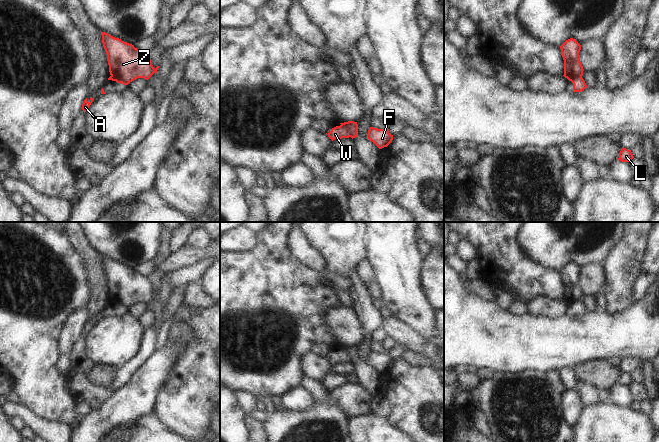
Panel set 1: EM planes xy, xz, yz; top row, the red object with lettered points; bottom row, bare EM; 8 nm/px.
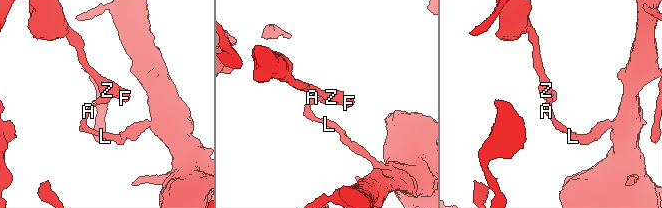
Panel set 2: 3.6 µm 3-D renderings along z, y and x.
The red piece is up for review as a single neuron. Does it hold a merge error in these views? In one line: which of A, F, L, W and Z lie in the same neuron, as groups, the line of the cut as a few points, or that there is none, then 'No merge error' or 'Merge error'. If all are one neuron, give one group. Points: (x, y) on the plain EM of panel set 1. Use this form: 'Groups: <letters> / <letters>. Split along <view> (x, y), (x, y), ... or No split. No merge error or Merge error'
Groups: A L W / F Z. Split along xy (111, 299), (123, 304), (127, 308). Merge error

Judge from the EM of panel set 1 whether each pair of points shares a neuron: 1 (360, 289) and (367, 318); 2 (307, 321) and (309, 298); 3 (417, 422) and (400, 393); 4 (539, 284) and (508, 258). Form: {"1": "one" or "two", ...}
{"1": "one", "2": "one", "3": "one", "4": "one"}

